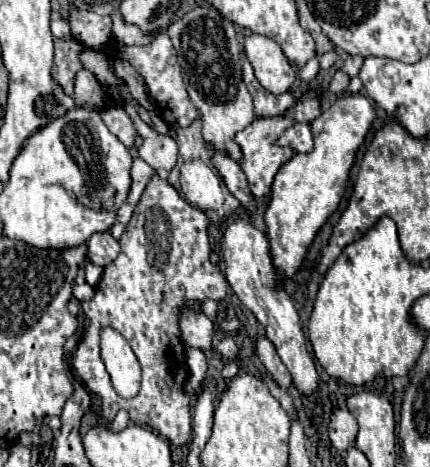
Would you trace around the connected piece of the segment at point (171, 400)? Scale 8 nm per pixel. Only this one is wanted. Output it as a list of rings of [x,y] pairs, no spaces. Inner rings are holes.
[[[158,175],[148,183],[134,215],[122,233],[120,255],[104,267],[100,283],[94,287],[94,297],[82,303],[90,325],[80,341],[72,367],[78,379],[102,399],[102,419],[110,423],[122,407],[128,407],[130,421],[150,425],[174,445],[192,441],[190,393],[184,385],[188,367],[184,365],[184,343],[180,337],[178,317],[182,309],[200,313],[202,301],[220,301],[226,295],[228,281],[218,265],[210,263],[208,217],[202,209],[186,203],[178,191]],[[112,327],[128,339],[142,367],[140,393],[130,401],[120,401],[110,383],[104,361],[100,357],[100,331]]]

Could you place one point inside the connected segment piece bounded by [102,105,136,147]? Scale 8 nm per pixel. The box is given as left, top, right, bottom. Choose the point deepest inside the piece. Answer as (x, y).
(116, 120)

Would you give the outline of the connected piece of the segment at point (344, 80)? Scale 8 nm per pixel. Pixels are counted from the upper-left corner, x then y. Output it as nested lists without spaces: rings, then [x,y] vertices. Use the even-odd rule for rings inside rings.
[[[338,69],[338,71],[334,73],[330,85],[328,85],[328,91],[340,95],[340,93],[344,93],[344,89],[348,89],[348,83],[350,83],[350,77],[348,77],[342,69]]]

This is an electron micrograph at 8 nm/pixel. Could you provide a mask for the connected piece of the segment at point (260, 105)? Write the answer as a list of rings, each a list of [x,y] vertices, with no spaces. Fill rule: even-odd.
[[[242,53],[242,77],[244,77],[244,83],[254,99],[254,109],[256,109],[256,115],[258,117],[272,117],[272,115],[282,115],[286,109],[290,109],[294,103],[296,103],[296,97],[292,91],[288,93],[282,93],[282,95],[274,95],[270,91],[266,91],[258,79],[254,77],[254,71],[252,71],[252,65],[250,61],[244,57]]]

